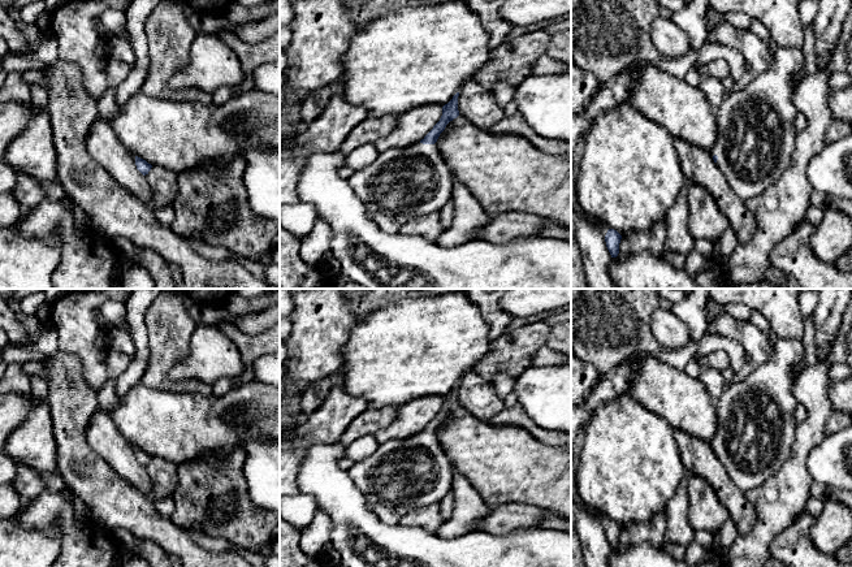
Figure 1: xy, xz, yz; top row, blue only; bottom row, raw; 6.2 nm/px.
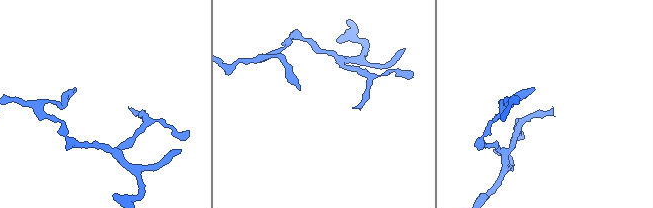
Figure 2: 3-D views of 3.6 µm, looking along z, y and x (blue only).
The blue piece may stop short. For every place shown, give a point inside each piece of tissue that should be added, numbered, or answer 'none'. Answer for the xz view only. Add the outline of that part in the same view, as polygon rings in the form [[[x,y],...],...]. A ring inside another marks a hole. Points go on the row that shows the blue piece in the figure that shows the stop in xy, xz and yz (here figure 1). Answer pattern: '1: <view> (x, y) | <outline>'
1: xz (402, 184) | [[[416,142],[380,152],[372,164],[355,170],[347,182],[380,230],[398,233],[407,221],[438,212],[451,199],[454,176],[436,143]]]

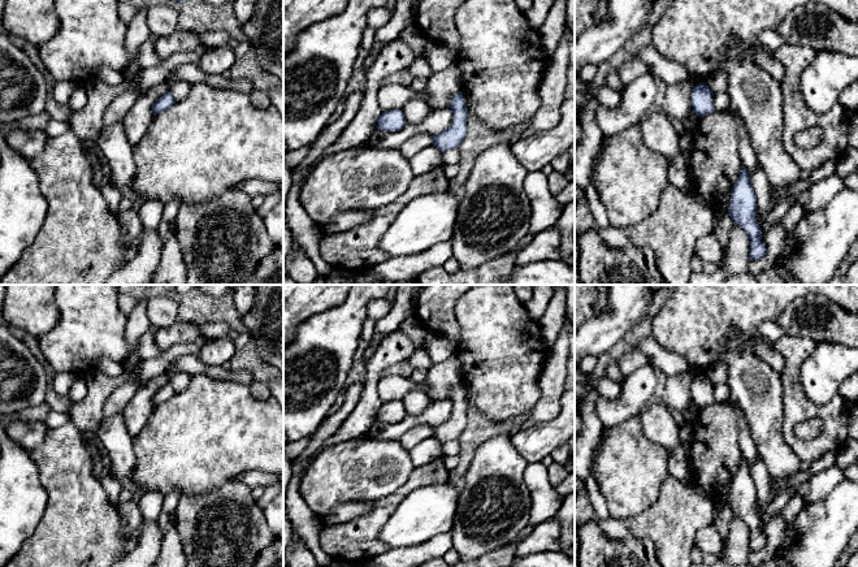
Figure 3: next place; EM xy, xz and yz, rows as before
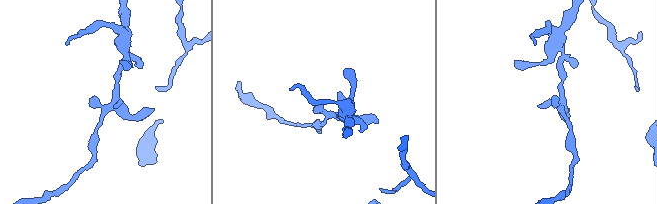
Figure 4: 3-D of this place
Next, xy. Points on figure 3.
none

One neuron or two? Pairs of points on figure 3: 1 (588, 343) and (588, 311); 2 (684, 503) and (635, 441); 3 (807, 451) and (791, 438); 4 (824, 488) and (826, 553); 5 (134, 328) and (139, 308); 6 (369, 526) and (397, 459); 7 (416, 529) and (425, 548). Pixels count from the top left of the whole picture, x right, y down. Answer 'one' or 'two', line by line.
1: two
2: two
3: one
4: two
5: one
6: two
7: two

